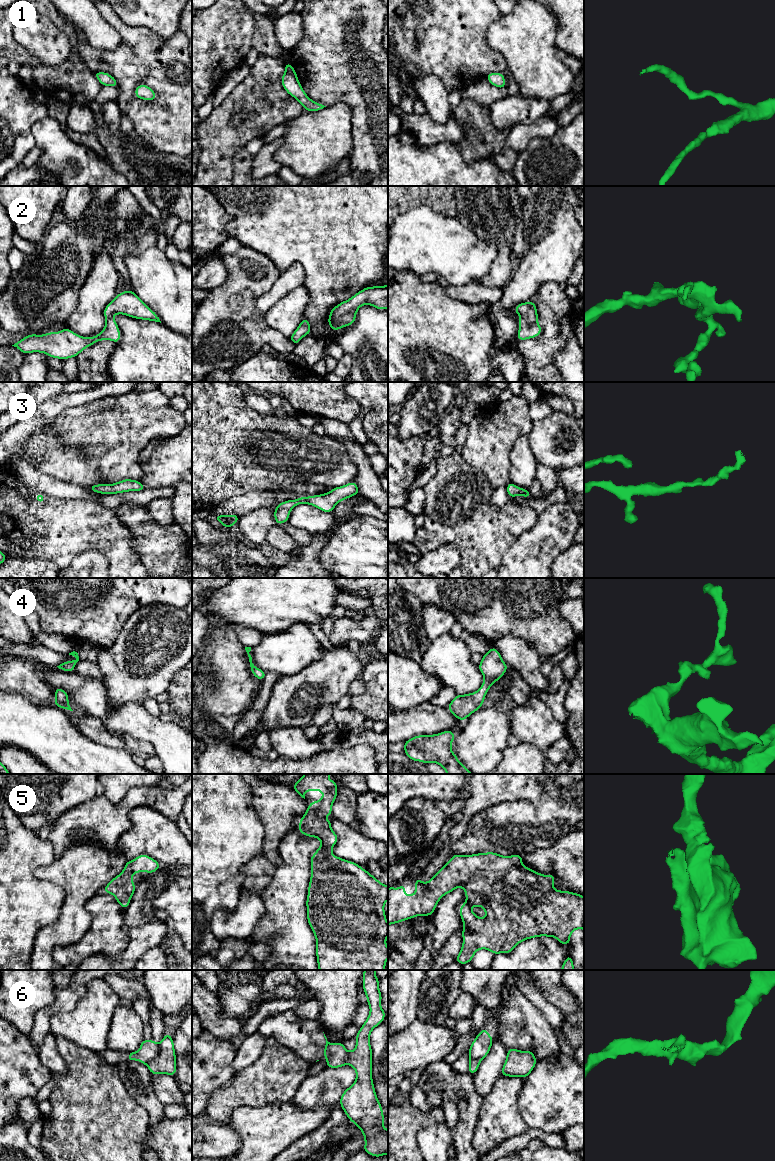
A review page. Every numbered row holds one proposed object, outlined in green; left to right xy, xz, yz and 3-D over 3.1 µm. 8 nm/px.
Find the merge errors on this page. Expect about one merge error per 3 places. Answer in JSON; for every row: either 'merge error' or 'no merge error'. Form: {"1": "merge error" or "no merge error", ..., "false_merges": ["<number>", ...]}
{"1": "no merge error", "2": "no merge error", "3": "no merge error", "4": "no merge error", "5": "no merge error", "6": "merge error", "false_merges": ["6"]}

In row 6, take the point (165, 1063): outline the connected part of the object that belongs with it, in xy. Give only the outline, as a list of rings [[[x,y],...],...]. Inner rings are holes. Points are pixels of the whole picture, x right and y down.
[[[170,1033],[165,1034],[159,1047],[159,1054],[147,1064],[149,1071],[155,1075],[167,1074],[174,1076],[177,1071],[176,1054]]]

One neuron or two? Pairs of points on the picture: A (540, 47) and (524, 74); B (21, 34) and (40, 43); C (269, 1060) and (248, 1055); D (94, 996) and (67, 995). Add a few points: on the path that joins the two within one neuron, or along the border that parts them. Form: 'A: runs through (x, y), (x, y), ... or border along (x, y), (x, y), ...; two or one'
A: runs through (533, 54), (531, 67); one
B: runs through (26, 34), (35, 38); one
C: border along (266, 1037), (261, 1054), (252, 1063), (239, 1071); two
D: border along (91, 980), (76, 1006), (66, 1012); two

